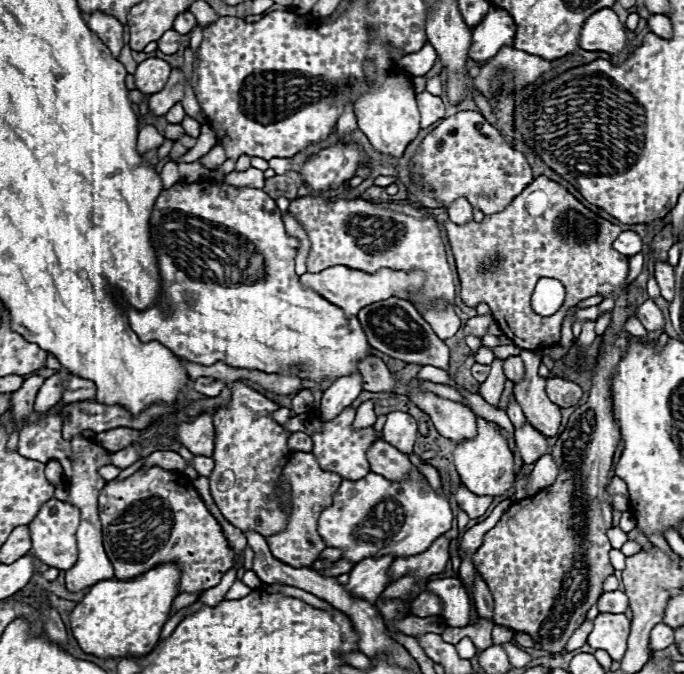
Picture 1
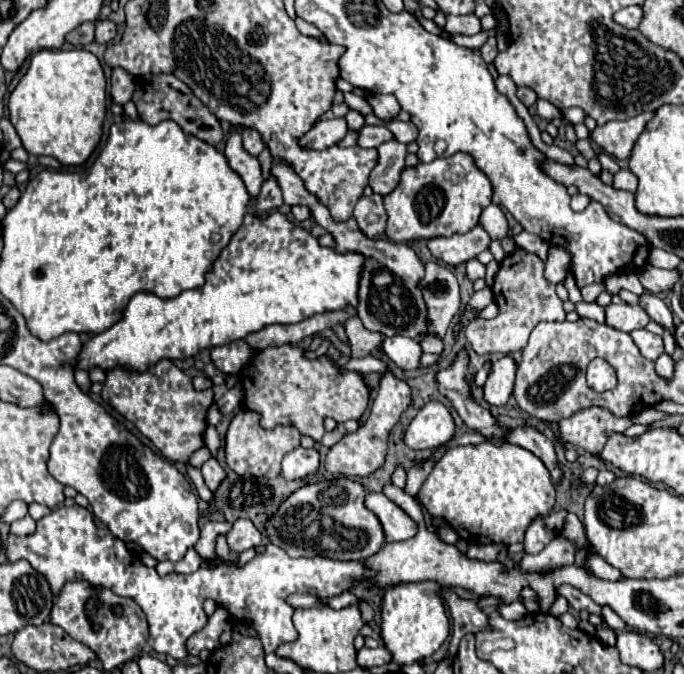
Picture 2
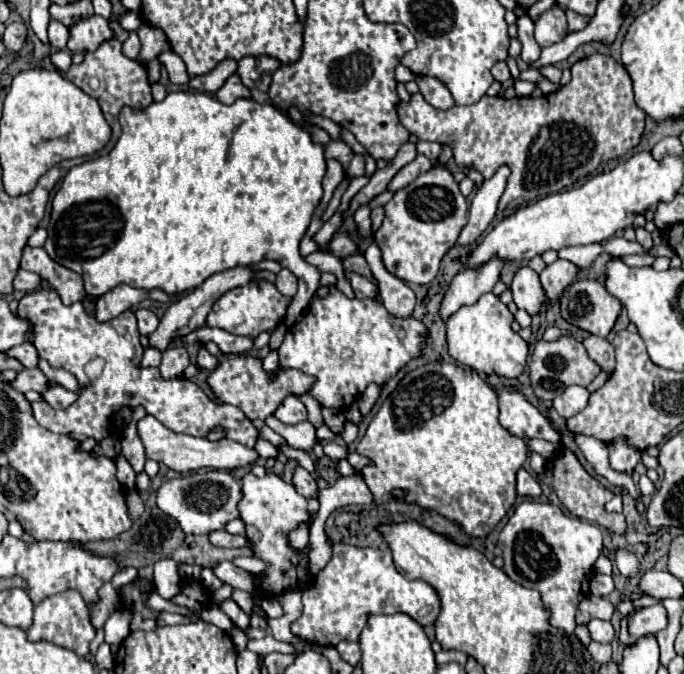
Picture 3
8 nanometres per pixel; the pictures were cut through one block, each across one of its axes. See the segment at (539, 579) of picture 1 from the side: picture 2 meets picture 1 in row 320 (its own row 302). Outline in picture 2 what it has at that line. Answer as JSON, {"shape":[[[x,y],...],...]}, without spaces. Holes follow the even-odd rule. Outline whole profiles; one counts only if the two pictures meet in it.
{"shape":[[[608,304],[606,306],[606,324],[622,330],[622,332],[632,332],[638,328],[644,328],[650,322],[648,314],[644,312],[642,306],[630,306],[630,304]]]}

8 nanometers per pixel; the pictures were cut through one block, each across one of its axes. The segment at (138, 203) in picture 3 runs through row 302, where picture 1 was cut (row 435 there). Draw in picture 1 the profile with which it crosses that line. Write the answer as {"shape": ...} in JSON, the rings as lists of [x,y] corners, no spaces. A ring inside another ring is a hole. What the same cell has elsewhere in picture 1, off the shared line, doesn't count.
{"shape":[[[292,432],[288,438],[288,448],[292,452],[310,452],[312,450],[312,438],[304,432]]]}

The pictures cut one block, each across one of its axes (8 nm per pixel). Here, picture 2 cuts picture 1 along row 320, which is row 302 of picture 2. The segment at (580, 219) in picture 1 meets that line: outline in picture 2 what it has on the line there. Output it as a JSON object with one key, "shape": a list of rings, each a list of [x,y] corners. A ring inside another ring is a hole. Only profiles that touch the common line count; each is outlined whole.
{"shape":[[[518,248],[516,252],[506,256],[504,262],[500,264],[496,282],[492,286],[492,294],[494,294],[494,302],[500,308],[500,314],[492,320],[484,320],[484,318],[476,316],[464,328],[464,334],[470,340],[470,346],[474,348],[474,352],[478,352],[482,356],[492,354],[492,352],[510,354],[510,352],[522,350],[536,324],[562,322],[566,318],[562,300],[558,298],[554,284],[544,278],[544,262],[538,256],[528,254],[522,248]]]}

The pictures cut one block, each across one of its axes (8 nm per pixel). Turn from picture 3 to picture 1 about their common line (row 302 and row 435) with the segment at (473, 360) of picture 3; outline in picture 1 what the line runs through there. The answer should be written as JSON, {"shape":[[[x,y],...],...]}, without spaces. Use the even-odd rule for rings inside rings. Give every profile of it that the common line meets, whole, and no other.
{"shape":[[[476,416],[476,424],[478,424],[478,430],[476,430],[476,436],[470,438],[470,440],[460,440],[456,444],[456,450],[454,450],[454,466],[460,474],[460,480],[462,484],[478,494],[478,496],[500,496],[504,494],[512,482],[514,482],[514,462],[512,462],[512,450],[508,448],[508,442],[506,438],[502,436],[502,432],[496,428],[496,424]]]}

